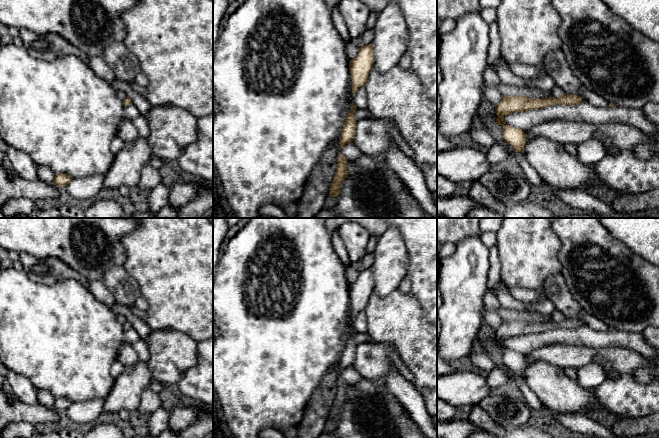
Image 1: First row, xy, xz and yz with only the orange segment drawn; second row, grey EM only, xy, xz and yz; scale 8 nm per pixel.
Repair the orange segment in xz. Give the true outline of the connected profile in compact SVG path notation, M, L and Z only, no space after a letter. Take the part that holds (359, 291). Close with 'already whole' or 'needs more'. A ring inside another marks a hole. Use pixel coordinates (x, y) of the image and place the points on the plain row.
M371 267L361 270L357 280L349 285L349 297L352 304L352 317L354 320L360 311L365 310L373 288L374 277Z; already whole

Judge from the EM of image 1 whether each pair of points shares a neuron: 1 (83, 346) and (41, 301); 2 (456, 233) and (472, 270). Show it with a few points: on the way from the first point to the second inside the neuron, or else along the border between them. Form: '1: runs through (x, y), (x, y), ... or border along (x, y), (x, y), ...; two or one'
1: runs through (72, 335), (49, 312); one
2: border along (478, 236), (466, 236), (454, 243); two

